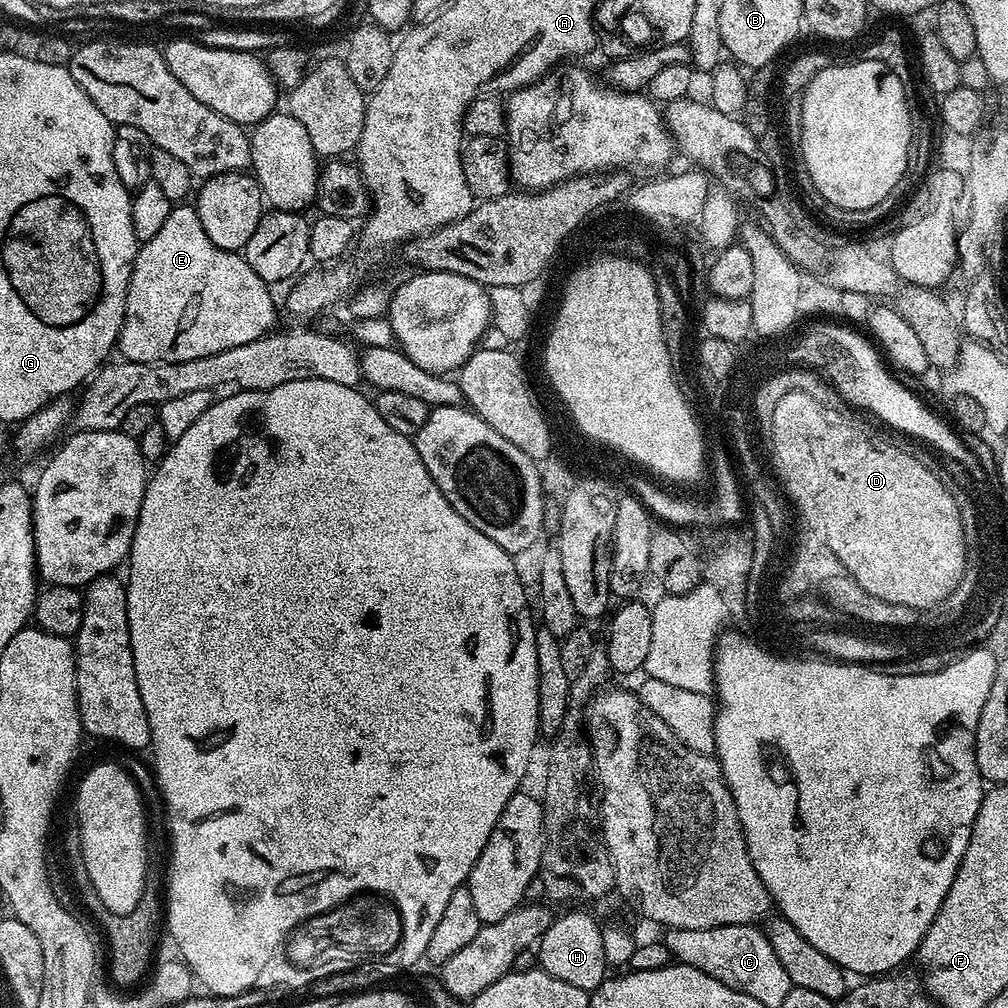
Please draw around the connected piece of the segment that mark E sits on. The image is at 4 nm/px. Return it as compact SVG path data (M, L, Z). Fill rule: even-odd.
M188 202L181 203L179 206L173 207L170 218L166 218L166 222L163 224L162 230L158 230L158 234L154 234L154 238L143 241L139 245L136 261L132 264L132 277L128 283L126 314L118 341L118 352L121 352L119 355L125 360L143 364L165 364L166 362L190 362L190 358L206 358L210 354L230 350L230 346L246 346L246 342L254 342L275 325L272 324L276 320L276 304L272 301L272 292L273 289L265 284L262 278L258 278L258 274L254 274L254 270L245 262L240 252L227 252L214 246L214 242L210 242L210 238L206 238L206 230L202 230L202 222L195 207Z

